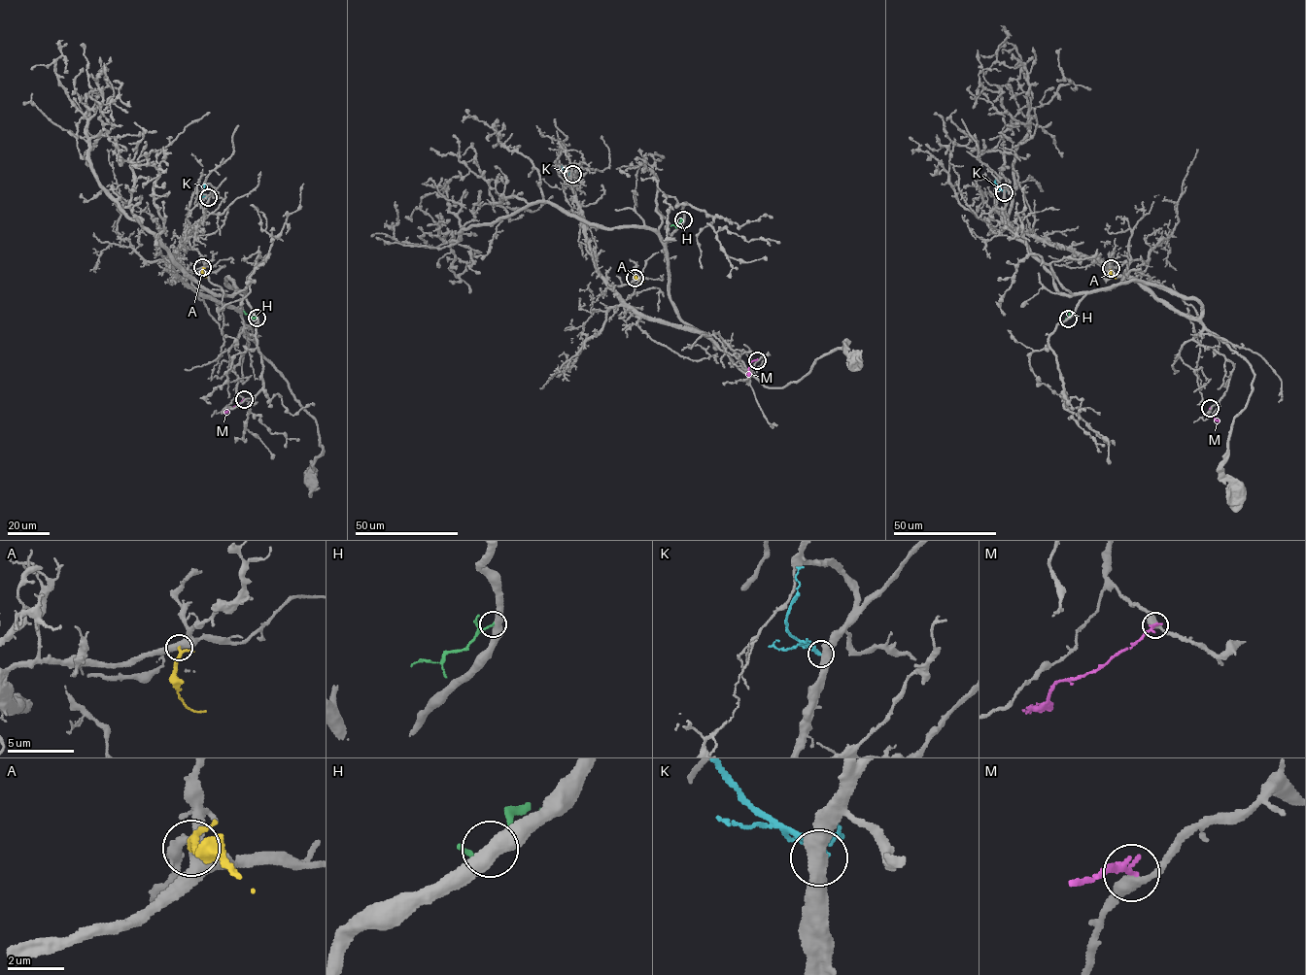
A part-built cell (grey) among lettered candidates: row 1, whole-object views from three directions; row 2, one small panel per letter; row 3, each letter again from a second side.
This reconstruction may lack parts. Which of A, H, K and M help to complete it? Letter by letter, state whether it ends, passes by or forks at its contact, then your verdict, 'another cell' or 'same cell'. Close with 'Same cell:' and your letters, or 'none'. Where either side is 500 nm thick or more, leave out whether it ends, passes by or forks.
A: it passes by | same cell
H: it ends | another cell
K: another cell
M: it ends | another cell
Same cell: A

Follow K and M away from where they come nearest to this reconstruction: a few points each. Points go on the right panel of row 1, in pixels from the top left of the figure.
K: (1004, 192), (995, 182), (996, 178)
M: (1210, 408), (1209, 415), (1219, 420)

